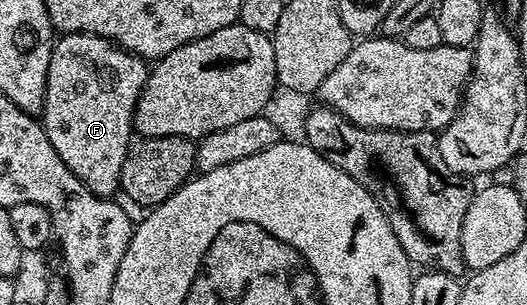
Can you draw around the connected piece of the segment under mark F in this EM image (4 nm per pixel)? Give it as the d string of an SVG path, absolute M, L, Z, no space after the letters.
M64 33L63 36L55 42L52 51L52 66L48 72L48 96L46 98L47 104L52 105L52 109L56 112L56 121L60 125L47 126L48 136L51 137L52 142L56 144L57 149L60 150L61 157L71 165L74 172L84 180L85 185L92 190L93 193L101 195L112 195L116 188L119 187L120 181L122 185L122 178L126 173L126 166L130 156L130 140L128 136L134 133L134 118L136 116L136 105L140 99L140 94L144 92L150 74L149 66L145 58L139 57L134 53L129 53L127 49L121 48L119 45L113 43L107 37L99 37L96 33Z

